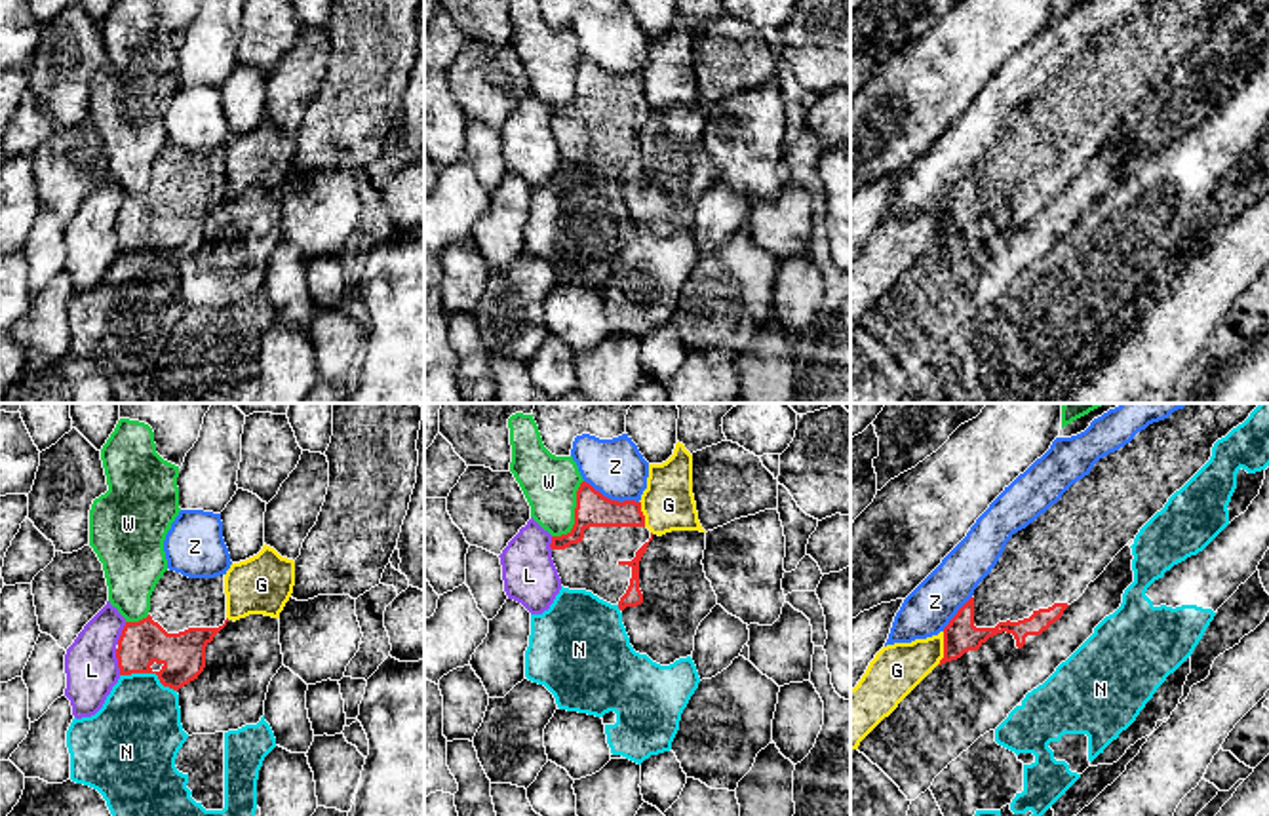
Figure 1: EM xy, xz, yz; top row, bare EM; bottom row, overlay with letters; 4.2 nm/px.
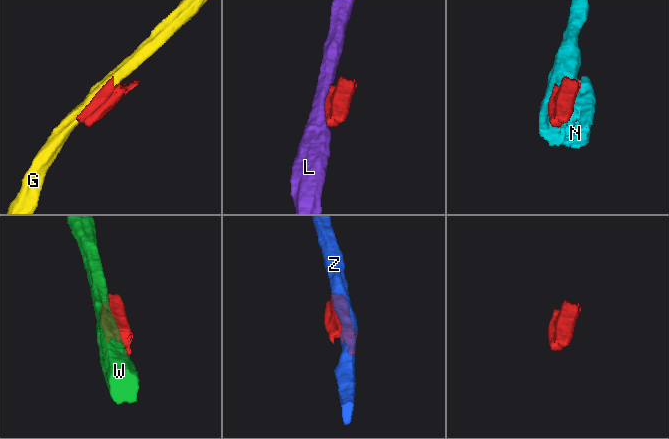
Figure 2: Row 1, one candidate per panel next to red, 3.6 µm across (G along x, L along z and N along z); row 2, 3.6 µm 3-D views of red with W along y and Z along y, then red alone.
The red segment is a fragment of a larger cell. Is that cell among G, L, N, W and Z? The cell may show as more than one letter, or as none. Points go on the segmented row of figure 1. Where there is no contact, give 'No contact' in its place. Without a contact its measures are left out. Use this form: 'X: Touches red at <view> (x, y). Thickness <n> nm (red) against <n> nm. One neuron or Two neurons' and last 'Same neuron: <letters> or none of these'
G: Touches red at yz (944, 649). Thickness 140 nm (red) against 220 nm. Two neurons
L: Touches red at xy (118, 662). Thickness 190 nm (red) against 220 nm. Two neurons
N: Touches red at xy (149, 672). Thickness 190 nm (red) against 360 nm. Two neurons
W: Touches red at xz (575, 514). Thickness 140 nm (red) against 240 nm. Two neurons
Z: Touches red at xz (609, 499). Thickness 140 nm (red) against 240 nm. Two neurons
Same neuron: none of these

